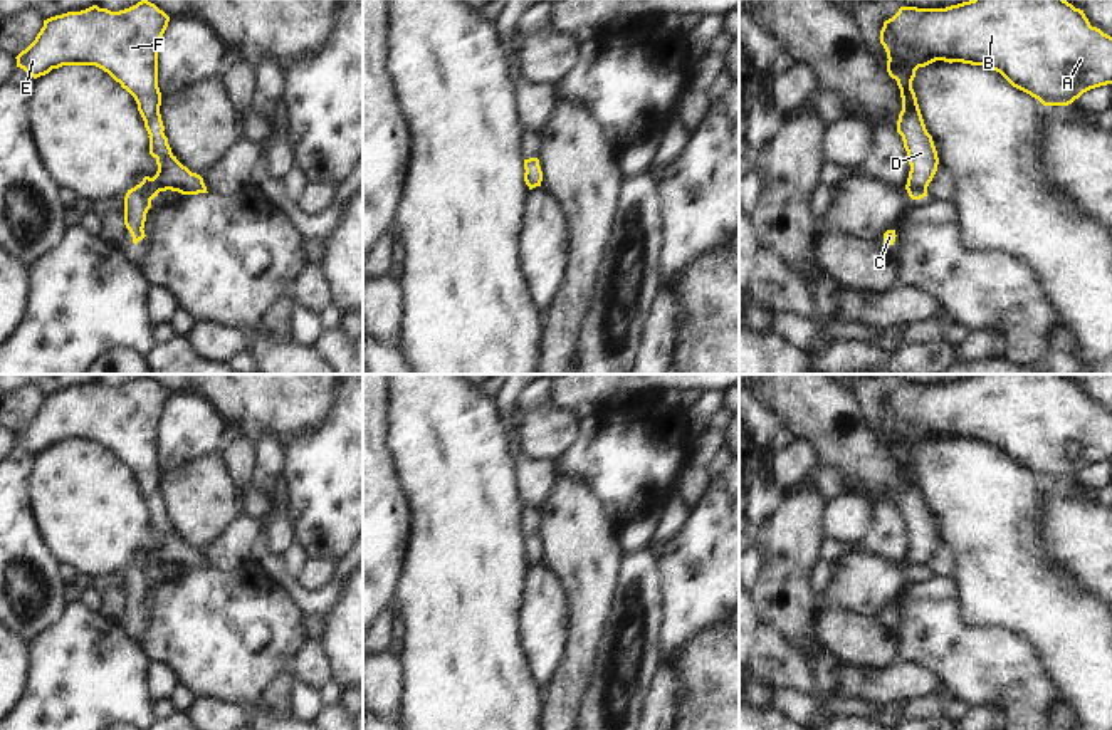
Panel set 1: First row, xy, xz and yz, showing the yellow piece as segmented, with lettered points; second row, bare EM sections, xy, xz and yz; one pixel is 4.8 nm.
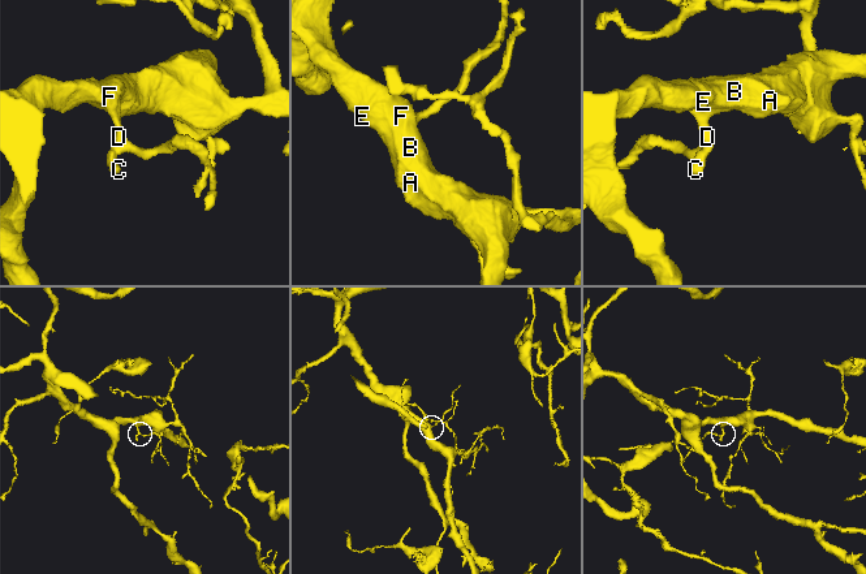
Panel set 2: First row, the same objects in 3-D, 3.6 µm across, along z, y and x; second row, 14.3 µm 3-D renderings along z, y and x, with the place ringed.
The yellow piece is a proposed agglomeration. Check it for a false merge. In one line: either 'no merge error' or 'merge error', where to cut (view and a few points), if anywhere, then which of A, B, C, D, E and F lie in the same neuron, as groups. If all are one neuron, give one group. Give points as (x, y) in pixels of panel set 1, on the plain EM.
no merge error; cut none; groups A B C D E F

